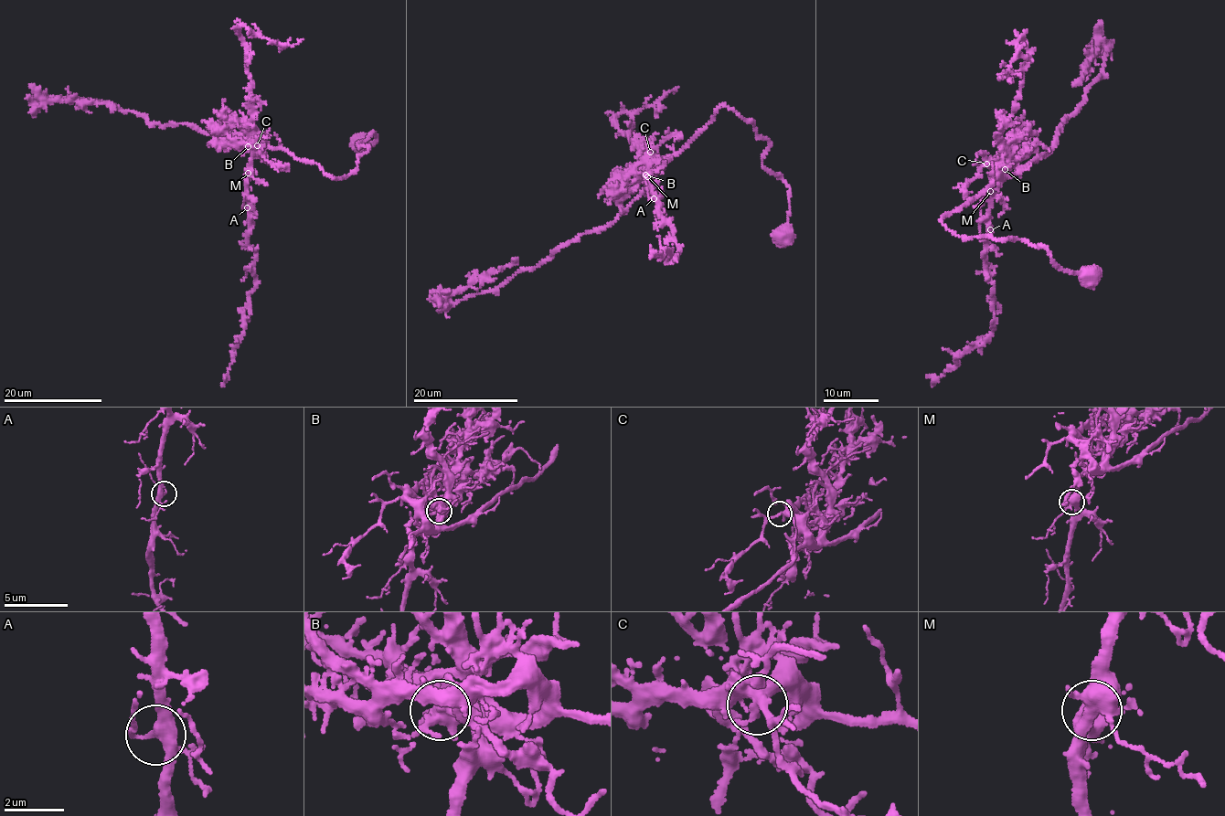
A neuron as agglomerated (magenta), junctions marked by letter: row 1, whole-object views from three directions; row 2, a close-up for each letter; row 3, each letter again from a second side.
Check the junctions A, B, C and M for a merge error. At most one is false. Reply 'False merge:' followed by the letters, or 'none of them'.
False merge: B

